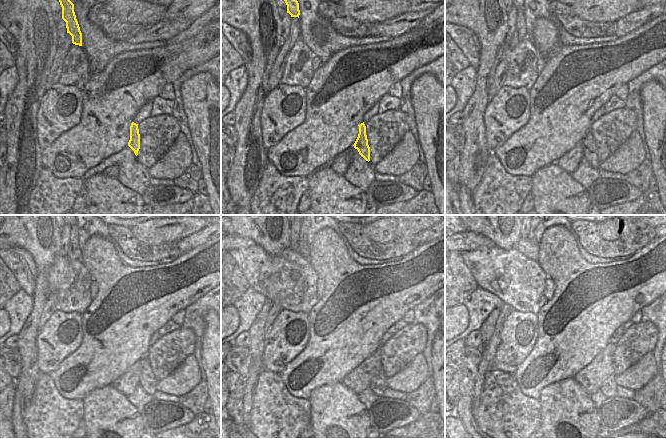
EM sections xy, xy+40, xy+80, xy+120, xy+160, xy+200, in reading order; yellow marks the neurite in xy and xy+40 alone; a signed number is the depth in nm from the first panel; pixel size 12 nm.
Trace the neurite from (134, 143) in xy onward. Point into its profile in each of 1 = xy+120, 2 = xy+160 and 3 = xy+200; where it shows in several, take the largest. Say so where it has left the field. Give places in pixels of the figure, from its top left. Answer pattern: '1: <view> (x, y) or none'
1: xy+120 (147, 380)
2: xy+160 (378, 385)
3: xy+200 (608, 388)

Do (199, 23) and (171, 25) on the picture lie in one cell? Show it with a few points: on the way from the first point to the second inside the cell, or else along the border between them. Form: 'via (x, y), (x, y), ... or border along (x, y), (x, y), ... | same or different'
border along (194, 20), (188, 27), (171, 37) | different

